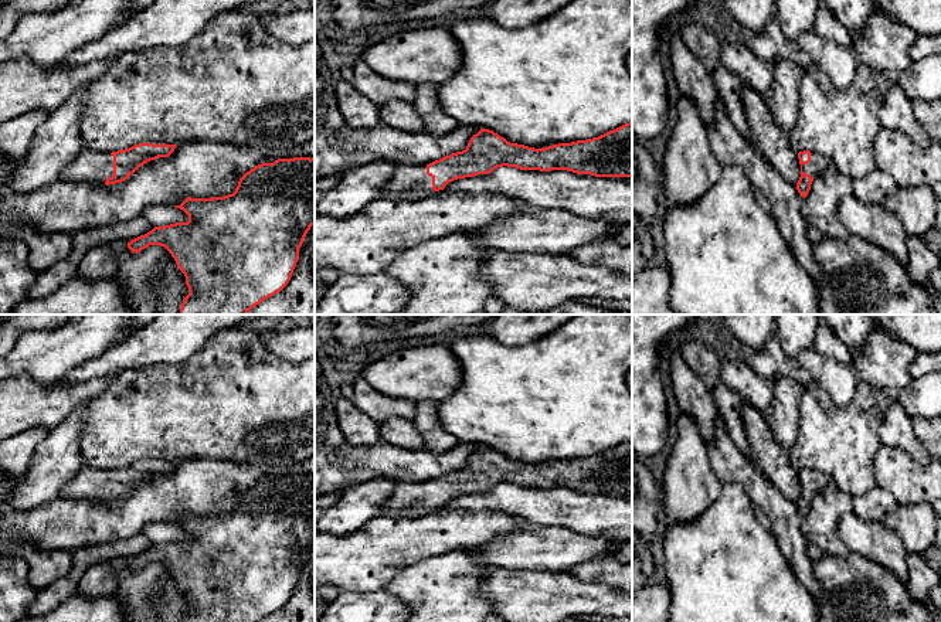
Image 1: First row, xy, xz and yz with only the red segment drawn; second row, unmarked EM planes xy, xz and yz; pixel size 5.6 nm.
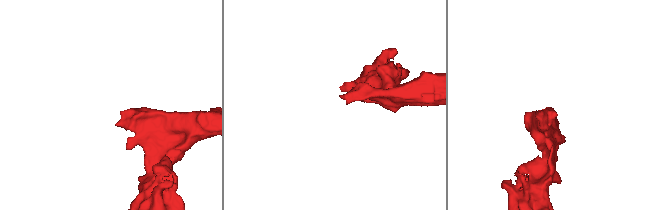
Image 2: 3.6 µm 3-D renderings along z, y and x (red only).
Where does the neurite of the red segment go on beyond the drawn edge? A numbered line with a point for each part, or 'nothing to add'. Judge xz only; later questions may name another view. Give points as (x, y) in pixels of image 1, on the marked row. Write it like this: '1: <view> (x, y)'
1: xz (406, 179)

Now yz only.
1: yz (818, 163)

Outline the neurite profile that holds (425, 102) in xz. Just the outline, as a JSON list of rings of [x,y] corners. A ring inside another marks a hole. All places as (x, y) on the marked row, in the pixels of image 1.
[[[424,82],[417,86],[417,95],[411,105],[424,122],[425,130],[435,135],[445,135],[459,126],[453,118],[444,113],[436,98],[438,84]]]

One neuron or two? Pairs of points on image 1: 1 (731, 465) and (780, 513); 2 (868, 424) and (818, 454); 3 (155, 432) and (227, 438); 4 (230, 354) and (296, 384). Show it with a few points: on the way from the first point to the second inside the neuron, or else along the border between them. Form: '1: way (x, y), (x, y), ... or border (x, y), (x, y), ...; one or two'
1: way (744, 475), (770, 500); one
2: way (855, 430), (843, 441), (831, 441); one
3: way (173, 432), (203, 432), (209, 435); one
4: way (247, 371), (260, 384), (279, 384); one

